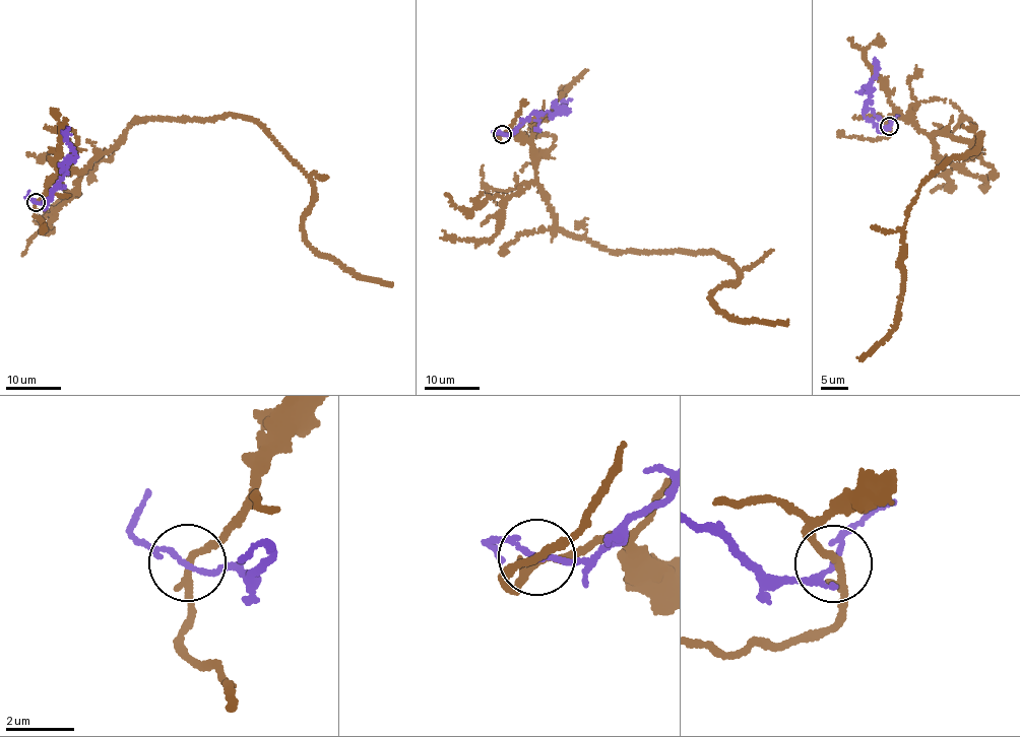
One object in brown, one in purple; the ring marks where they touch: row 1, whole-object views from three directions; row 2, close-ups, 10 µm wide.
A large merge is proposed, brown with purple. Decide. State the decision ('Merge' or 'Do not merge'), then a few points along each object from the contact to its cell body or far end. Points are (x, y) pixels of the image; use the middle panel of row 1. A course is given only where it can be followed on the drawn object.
Do not merge. Course of brown: (502, 134), (529, 143), (560, 229), (619, 252), (716, 253), (739, 273), (709, 296), (718, 310), (788, 321). Course of purple: (502, 134), (512, 132), (534, 112), (568, 113), (563, 109), (570, 98)

